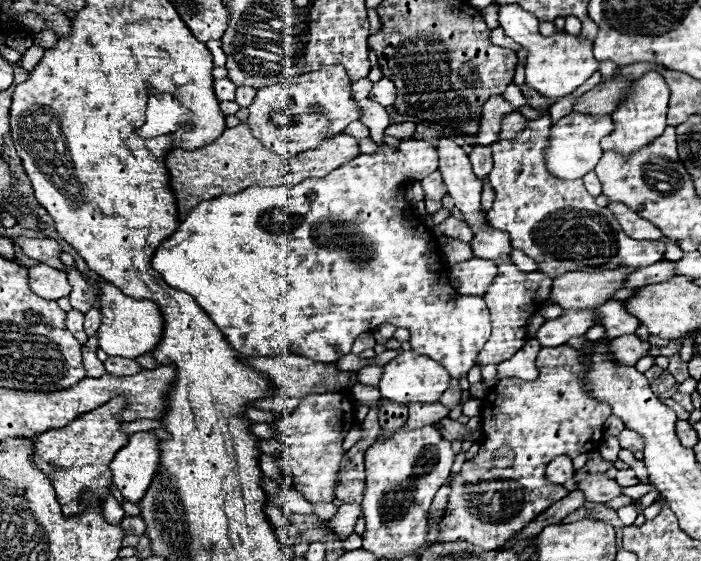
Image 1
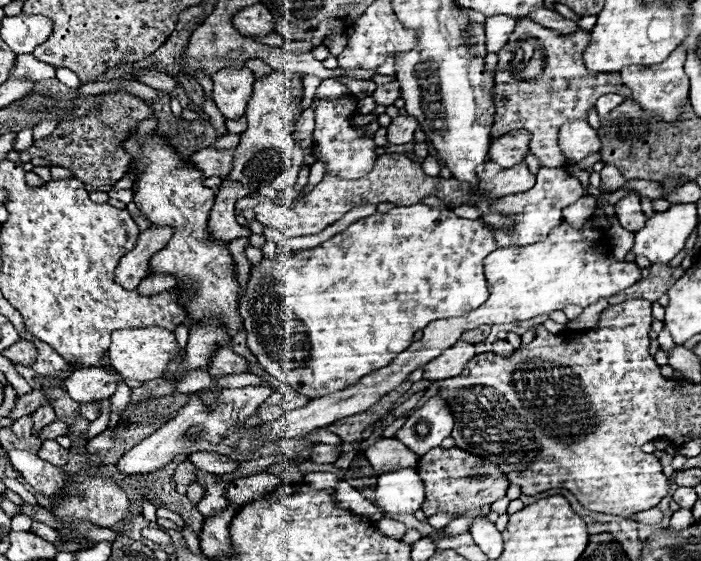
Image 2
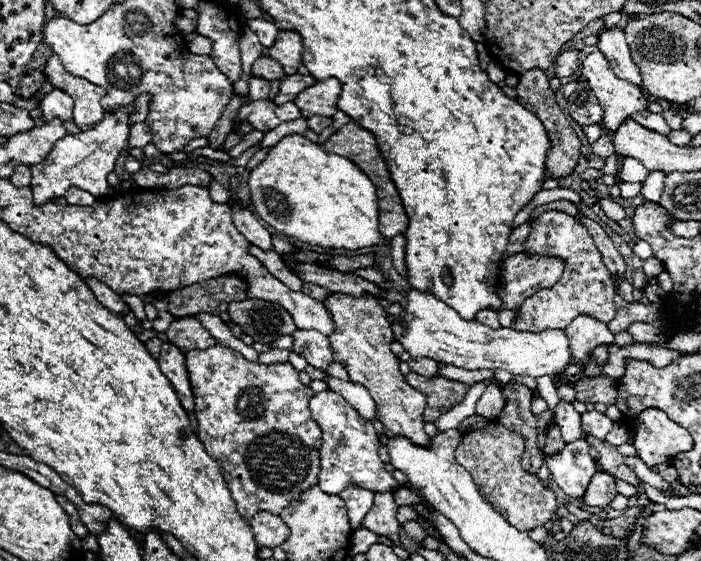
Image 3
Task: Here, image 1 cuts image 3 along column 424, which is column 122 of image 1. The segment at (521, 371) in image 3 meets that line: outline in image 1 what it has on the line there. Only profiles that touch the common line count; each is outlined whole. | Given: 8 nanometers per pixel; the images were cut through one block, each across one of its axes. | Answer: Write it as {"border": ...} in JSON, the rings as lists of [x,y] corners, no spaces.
{"border":[[[92,278],[98,288],[98,300],[100,300],[100,312],[102,312],[102,326],[98,330],[98,348],[104,350],[108,356],[122,356],[122,358],[136,358],[140,354],[146,354],[154,350],[154,346],[160,342],[164,320],[160,316],[160,310],[154,302],[148,300],[132,300],[130,296],[122,294],[118,286],[110,282],[102,282],[98,278]]]}

